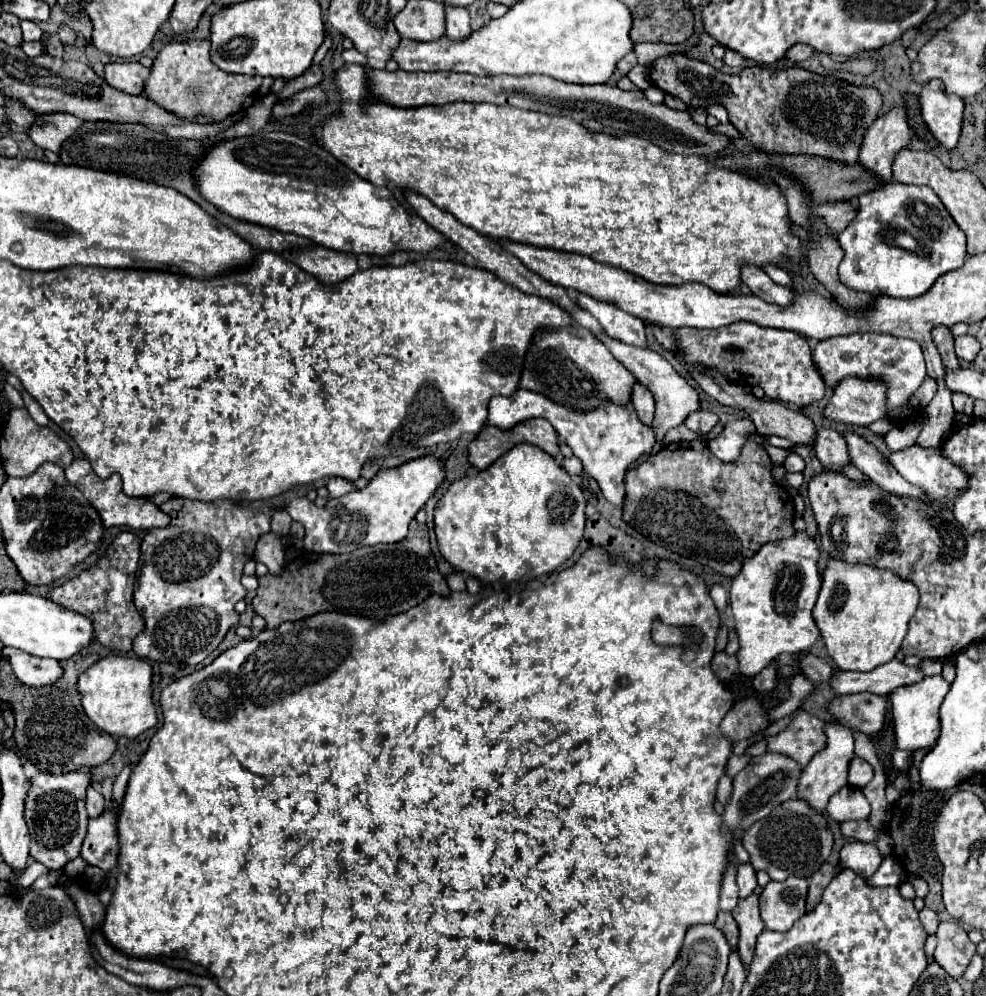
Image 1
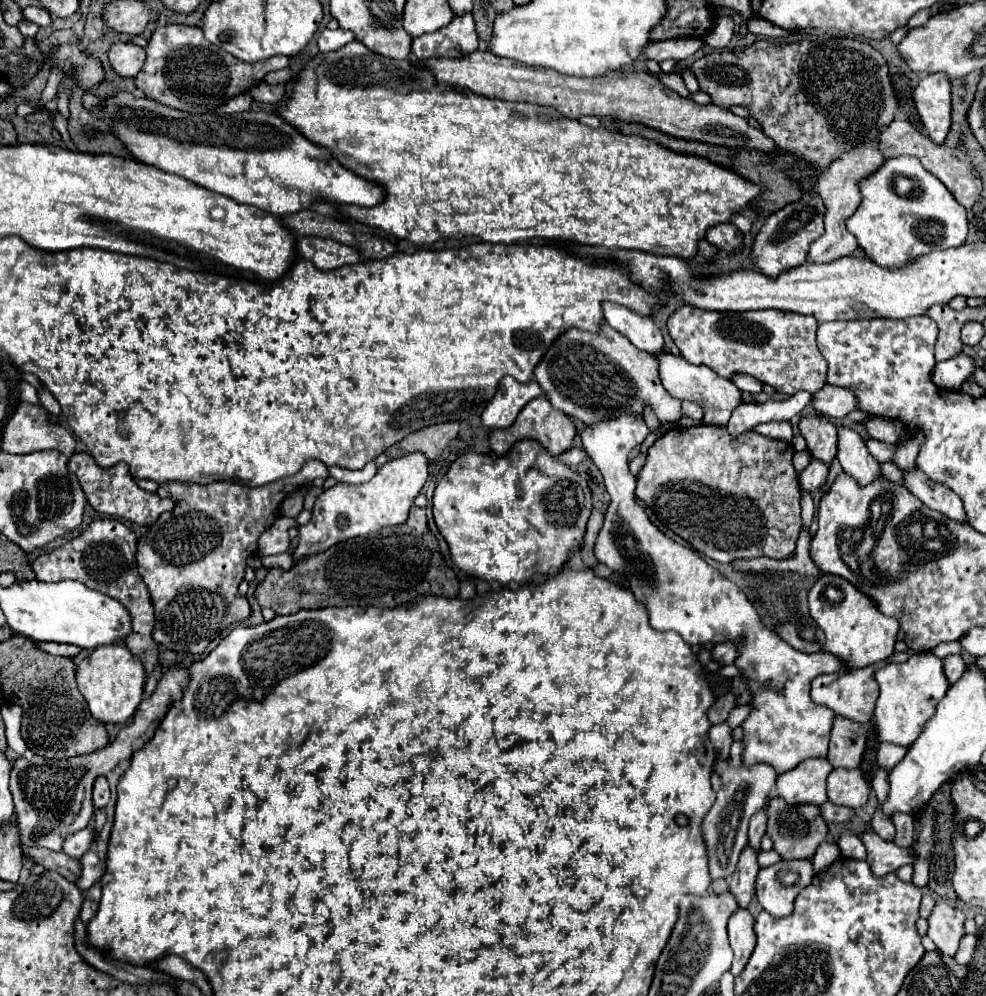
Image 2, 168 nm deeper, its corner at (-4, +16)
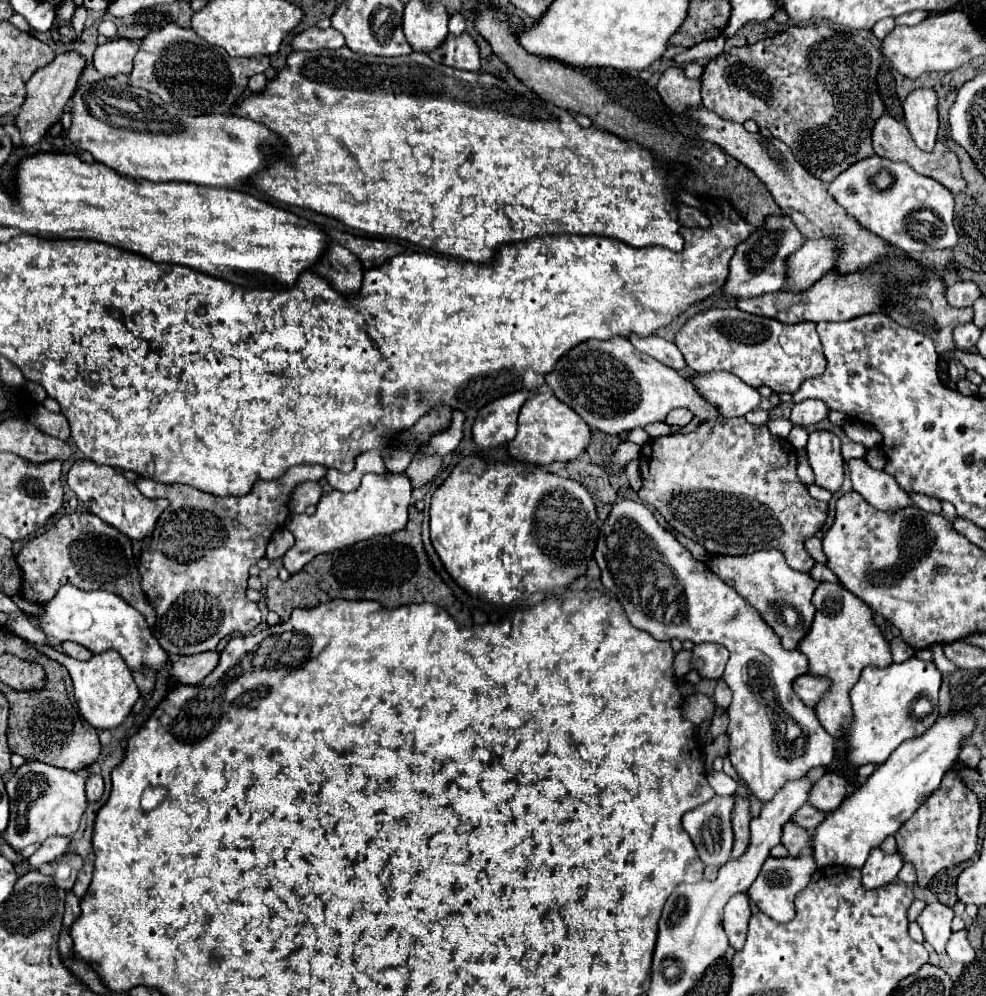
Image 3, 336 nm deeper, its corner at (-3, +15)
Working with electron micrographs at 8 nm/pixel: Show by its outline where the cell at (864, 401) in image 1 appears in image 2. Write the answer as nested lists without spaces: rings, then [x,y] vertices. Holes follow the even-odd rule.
[[[824,386],[816,392],[812,404],[814,404],[816,412],[826,418],[842,418],[856,408],[854,398],[856,396],[852,396],[852,392],[848,392],[846,388]]]

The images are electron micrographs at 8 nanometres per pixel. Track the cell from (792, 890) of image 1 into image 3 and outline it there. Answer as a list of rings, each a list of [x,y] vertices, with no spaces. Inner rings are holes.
[[[801,855],[801,857],[785,857],[785,859],[773,859],[769,857],[761,871],[759,871],[759,877],[753,881],[753,885],[749,887],[749,897],[753,903],[757,903],[757,907],[769,915],[773,921],[777,923],[787,923],[795,917],[795,905],[793,905],[793,899],[795,895],[805,889],[811,881],[811,875],[815,873],[817,865],[815,865],[815,859],[811,855]]]

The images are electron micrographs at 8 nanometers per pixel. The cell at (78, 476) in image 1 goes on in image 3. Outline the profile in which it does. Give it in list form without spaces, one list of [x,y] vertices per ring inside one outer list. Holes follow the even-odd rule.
[[[79,459],[73,463],[73,467],[67,473],[67,483],[77,493],[77,497],[89,507],[91,513],[95,513],[107,525],[113,525],[115,529],[119,529],[131,539],[149,537],[153,533],[159,515],[169,507],[167,499],[149,499],[141,495],[137,485],[127,481],[119,469],[105,467],[105,465],[99,467],[87,459]]]

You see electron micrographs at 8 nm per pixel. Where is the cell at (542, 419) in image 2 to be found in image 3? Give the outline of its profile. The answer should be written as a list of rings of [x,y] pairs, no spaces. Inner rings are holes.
[[[553,393],[531,395],[519,413],[519,429],[515,439],[507,445],[507,451],[513,459],[535,463],[535,465],[551,465],[553,461],[573,461],[591,441],[591,431],[585,421]]]

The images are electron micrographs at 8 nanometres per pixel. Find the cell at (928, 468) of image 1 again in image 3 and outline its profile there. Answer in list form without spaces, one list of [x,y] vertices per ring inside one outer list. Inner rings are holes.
[[[849,441],[849,443],[843,445],[841,455],[843,455],[843,459],[851,459],[851,457],[861,457],[861,459],[863,459],[863,457],[867,455],[867,447],[861,445],[861,443],[853,443],[853,441]]]

